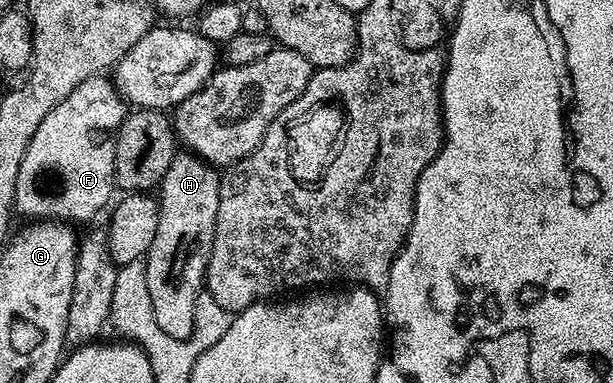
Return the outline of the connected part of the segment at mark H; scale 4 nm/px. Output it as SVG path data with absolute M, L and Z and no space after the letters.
M184 149L173 156L171 165L167 165L167 173L163 173L159 184L159 229L155 229L155 241L151 241L151 249L143 257L147 293L151 297L151 309L155 313L155 321L167 337L187 339L195 325L195 305L203 294L205 287L205 270L209 267L209 254L213 248L213 234L219 213L219 189L221 175L218 168Z

